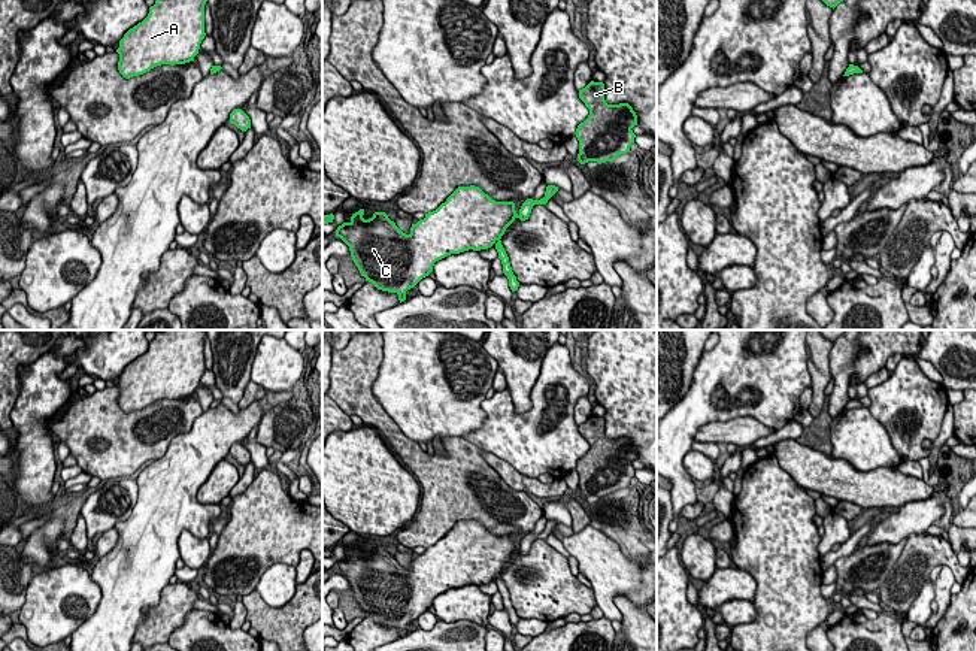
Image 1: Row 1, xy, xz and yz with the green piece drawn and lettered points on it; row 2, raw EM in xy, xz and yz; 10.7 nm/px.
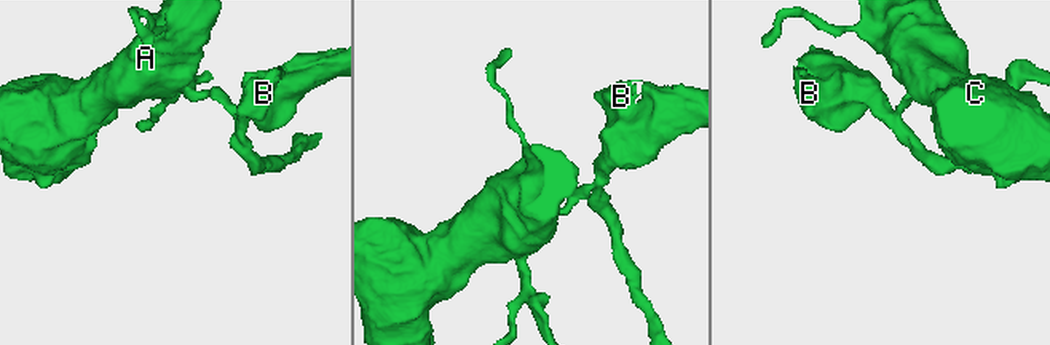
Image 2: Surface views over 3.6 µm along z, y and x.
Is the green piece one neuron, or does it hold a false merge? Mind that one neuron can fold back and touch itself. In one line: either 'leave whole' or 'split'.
split

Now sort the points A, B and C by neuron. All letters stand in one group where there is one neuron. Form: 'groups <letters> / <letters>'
groups A C / B

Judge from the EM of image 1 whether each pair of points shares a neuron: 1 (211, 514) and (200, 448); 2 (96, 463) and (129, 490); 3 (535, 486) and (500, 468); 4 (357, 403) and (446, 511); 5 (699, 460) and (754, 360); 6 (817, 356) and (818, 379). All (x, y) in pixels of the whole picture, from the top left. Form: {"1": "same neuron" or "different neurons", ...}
{"1": "same neuron", "2": "different neurons", "3": "same neuron", "4": "same neuron", "5": "different neurons", "6": "same neuron"}

